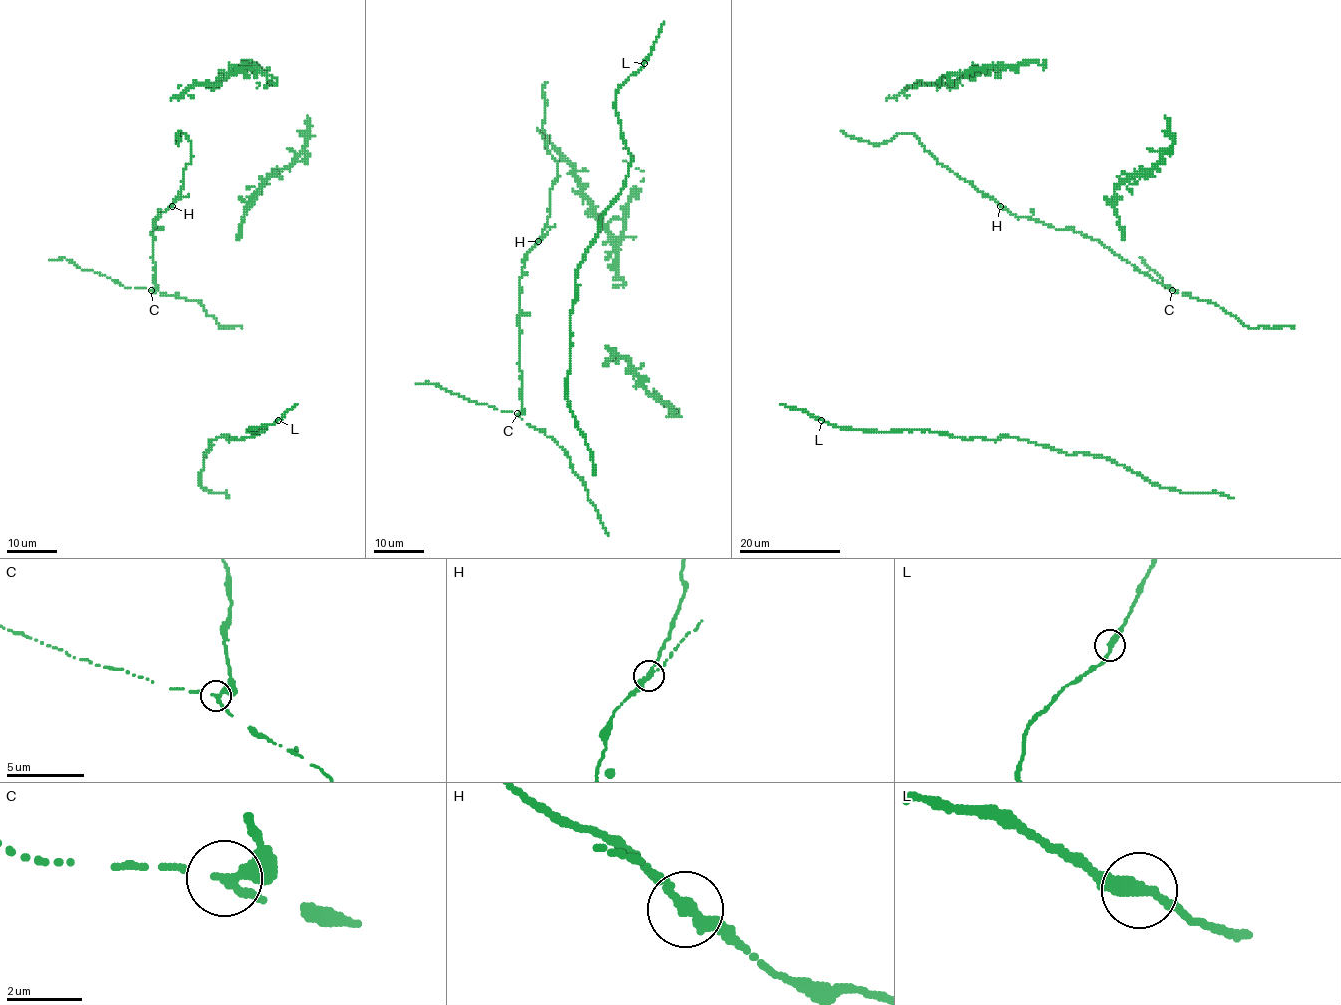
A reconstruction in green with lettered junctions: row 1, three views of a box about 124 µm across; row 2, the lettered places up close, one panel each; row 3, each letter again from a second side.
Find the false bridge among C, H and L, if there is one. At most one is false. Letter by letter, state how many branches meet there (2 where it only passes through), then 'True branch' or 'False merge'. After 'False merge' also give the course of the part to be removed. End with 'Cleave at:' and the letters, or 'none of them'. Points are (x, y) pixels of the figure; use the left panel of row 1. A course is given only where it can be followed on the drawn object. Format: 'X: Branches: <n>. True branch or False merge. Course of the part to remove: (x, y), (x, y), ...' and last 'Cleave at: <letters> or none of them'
C: Branches: 3. True branch
H: Branches: 3. True branch
L: Branches: 2. True branch
Cleave at: none of them

